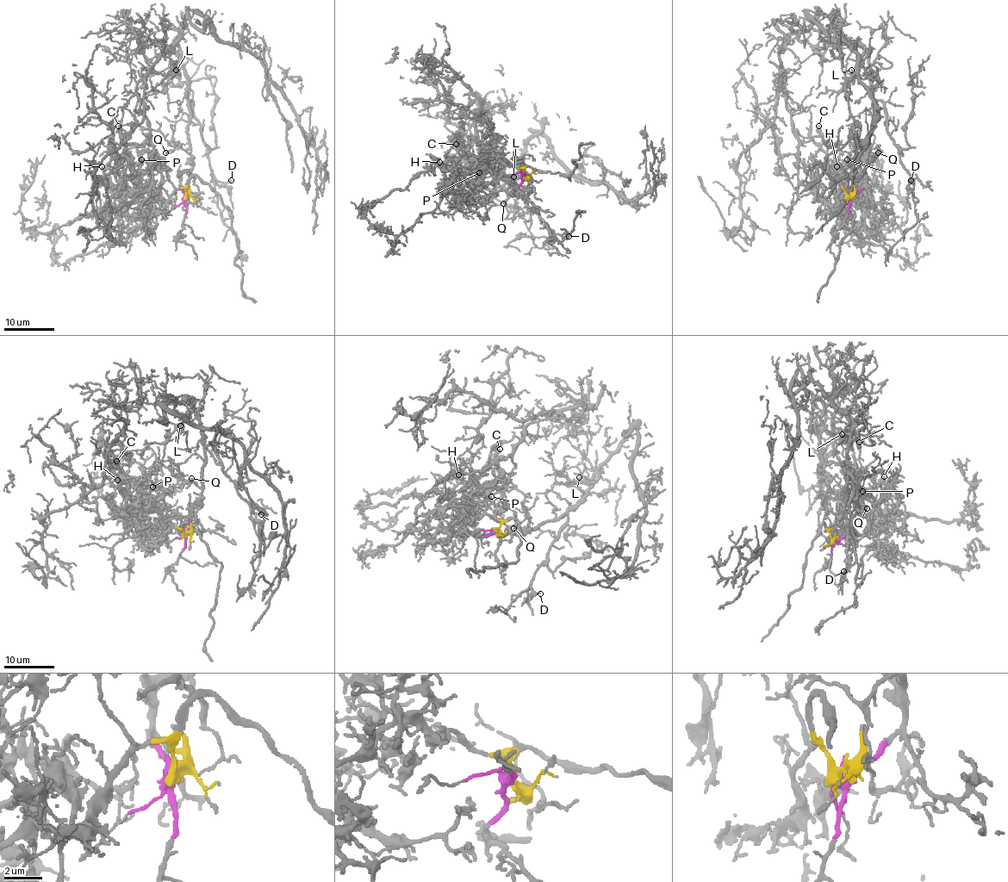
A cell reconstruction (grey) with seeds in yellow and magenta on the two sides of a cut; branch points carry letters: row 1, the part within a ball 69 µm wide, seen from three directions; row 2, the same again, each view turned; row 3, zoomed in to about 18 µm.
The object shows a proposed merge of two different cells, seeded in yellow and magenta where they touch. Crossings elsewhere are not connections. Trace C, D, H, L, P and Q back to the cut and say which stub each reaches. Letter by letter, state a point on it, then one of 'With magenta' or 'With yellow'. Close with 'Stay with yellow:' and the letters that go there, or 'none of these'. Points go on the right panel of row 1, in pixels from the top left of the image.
C: Place: (818, 126). With yellow
D: Place: (911, 180). With magenta
H: Place: (836, 166). With yellow
L: Place: (851, 70). With magenta
P: Place: (847, 159). With yellow
Q: Place: (878, 152). With magenta
Stay with yellow: C, H, P

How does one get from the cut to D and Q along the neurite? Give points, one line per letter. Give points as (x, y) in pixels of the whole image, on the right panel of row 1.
D: (849, 198), (865, 182), (864, 156), (875, 101), (883, 103), (887, 134), (898, 148), (900, 163), (911, 181)
Q: (849, 198), (864, 183), (864, 156), (869, 148), (864, 145), (870, 152), (878, 153)

